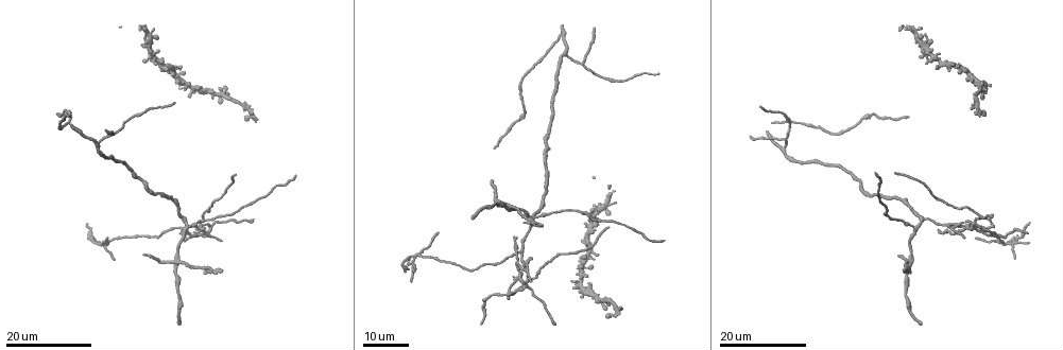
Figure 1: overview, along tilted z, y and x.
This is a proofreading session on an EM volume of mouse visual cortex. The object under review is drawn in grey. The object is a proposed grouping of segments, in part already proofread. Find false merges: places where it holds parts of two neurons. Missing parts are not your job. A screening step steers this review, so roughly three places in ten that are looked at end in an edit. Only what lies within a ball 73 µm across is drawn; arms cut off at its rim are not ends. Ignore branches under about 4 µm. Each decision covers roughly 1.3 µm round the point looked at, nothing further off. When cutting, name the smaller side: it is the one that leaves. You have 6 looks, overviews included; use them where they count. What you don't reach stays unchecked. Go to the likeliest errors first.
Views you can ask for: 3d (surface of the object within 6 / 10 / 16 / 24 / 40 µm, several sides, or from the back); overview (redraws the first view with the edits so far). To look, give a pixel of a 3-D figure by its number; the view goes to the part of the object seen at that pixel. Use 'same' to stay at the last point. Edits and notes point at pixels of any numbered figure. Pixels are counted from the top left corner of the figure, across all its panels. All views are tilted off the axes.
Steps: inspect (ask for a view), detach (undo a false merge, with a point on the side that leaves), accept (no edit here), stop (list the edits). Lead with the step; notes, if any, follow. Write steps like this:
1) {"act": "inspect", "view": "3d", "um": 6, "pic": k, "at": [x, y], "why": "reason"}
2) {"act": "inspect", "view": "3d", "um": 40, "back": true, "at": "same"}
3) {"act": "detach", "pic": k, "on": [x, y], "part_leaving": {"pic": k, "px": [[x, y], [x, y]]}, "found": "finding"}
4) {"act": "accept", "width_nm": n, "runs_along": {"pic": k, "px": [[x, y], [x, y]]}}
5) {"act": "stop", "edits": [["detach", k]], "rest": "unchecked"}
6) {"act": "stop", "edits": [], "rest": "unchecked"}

{"act": "inspect", "view": "3d", "um": 24, "pic": 1, "at": [975, 225], "why": "four-way junction"}

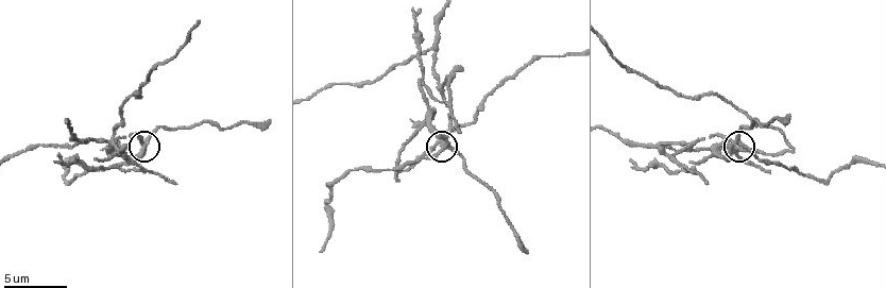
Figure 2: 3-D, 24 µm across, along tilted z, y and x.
{"act": "inspect", "view": "3d", "um": 6, "pic": 2, "at": [737, 142], "why": "closer look"}

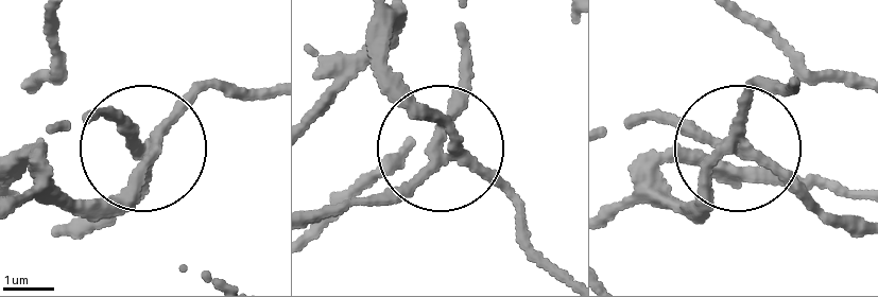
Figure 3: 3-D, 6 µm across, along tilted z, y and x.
{"act": "detach", "pic": 3, "on": [125, 208], "arms": 4, "found": "a second neuron is stuck on"}

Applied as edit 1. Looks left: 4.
{"act": "inspect", "view": "overview"}

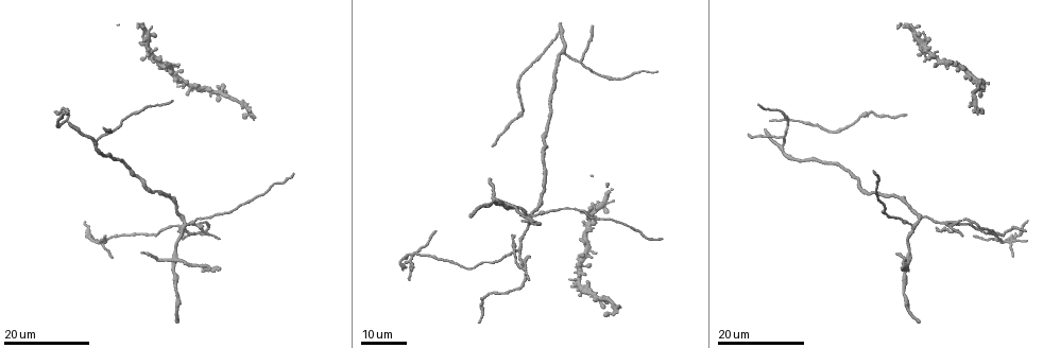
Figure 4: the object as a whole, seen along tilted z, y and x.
{"act": "inspect", "view": "3d", "um": 16, "pic": 4, "at": [1002, 243], "why": "two arms in line, one across"}

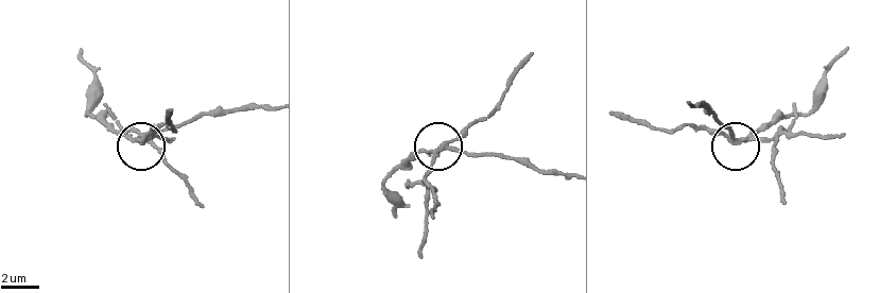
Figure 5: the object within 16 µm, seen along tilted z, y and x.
{"act": "inspect", "view": "3d", "um": 6, "pic": 5, "at": [728, 139]}

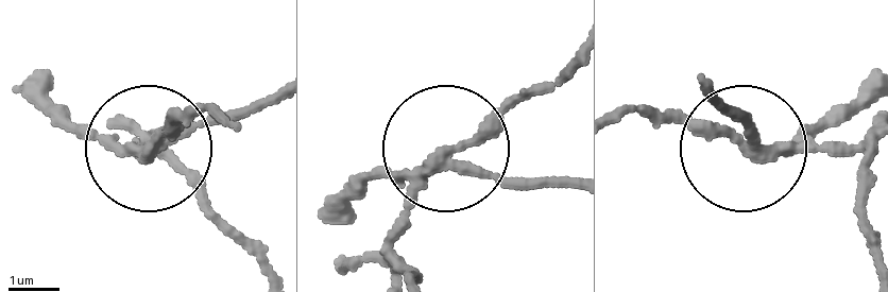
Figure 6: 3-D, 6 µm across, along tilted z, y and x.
{"act": "detach", "pic": 6, "on": [165, 127], "width_nm": 200, "part_leaving": {"pic": 6, "px": [[153, 152], [181, 115], [209, 114]]}, "found": "two neurons meet here"}

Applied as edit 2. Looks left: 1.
{"act": "stop", "edits": [["detach", 3], ["detach", 6]], "rest": "unchecked"}

